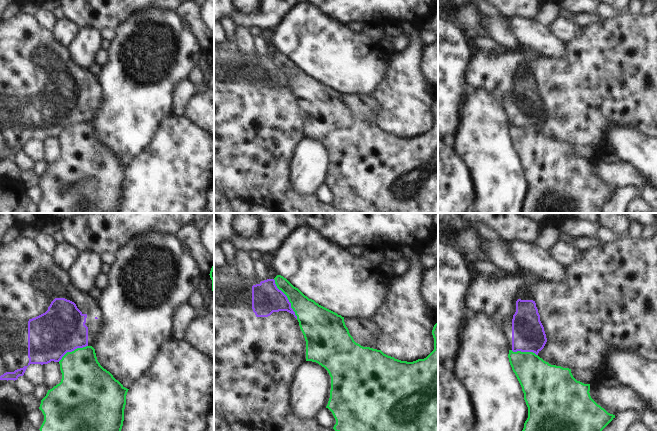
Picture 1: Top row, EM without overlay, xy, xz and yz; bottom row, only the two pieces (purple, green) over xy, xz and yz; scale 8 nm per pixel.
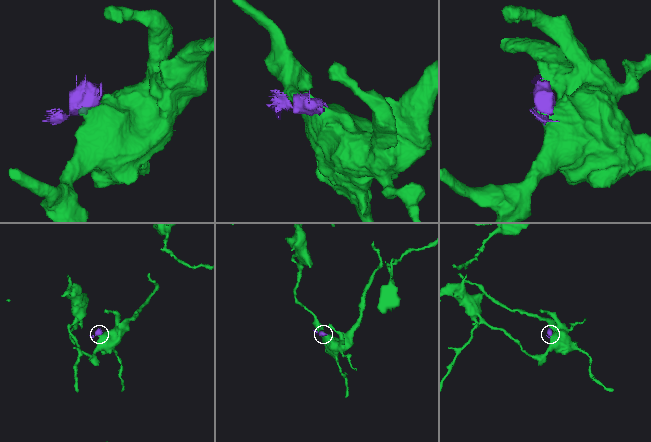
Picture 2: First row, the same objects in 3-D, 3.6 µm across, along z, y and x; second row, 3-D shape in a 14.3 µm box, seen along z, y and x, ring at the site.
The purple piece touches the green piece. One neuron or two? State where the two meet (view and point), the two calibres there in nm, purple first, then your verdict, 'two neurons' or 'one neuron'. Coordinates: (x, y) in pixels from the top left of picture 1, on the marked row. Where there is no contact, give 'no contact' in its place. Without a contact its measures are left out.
contact xz (287, 299); calibres 240 and 240 nm; two neurons

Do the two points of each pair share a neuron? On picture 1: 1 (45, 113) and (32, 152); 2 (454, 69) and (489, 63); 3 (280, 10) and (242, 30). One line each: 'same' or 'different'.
1: different
2: different
3: different

